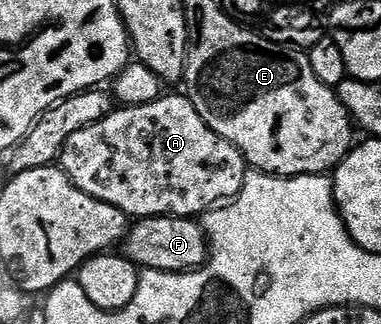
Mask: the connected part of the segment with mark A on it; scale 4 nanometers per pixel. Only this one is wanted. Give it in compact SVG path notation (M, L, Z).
M161 94L159 99L141 107L121 106L94 125L78 129L60 151L60 170L66 172L82 193L106 201L136 219L155 219L158 215L175 215L178 219L203 217L235 199L244 187L246 174L242 153L238 153L226 137L218 137L218 133L198 117L198 109L194 109L187 94L179 94Z

